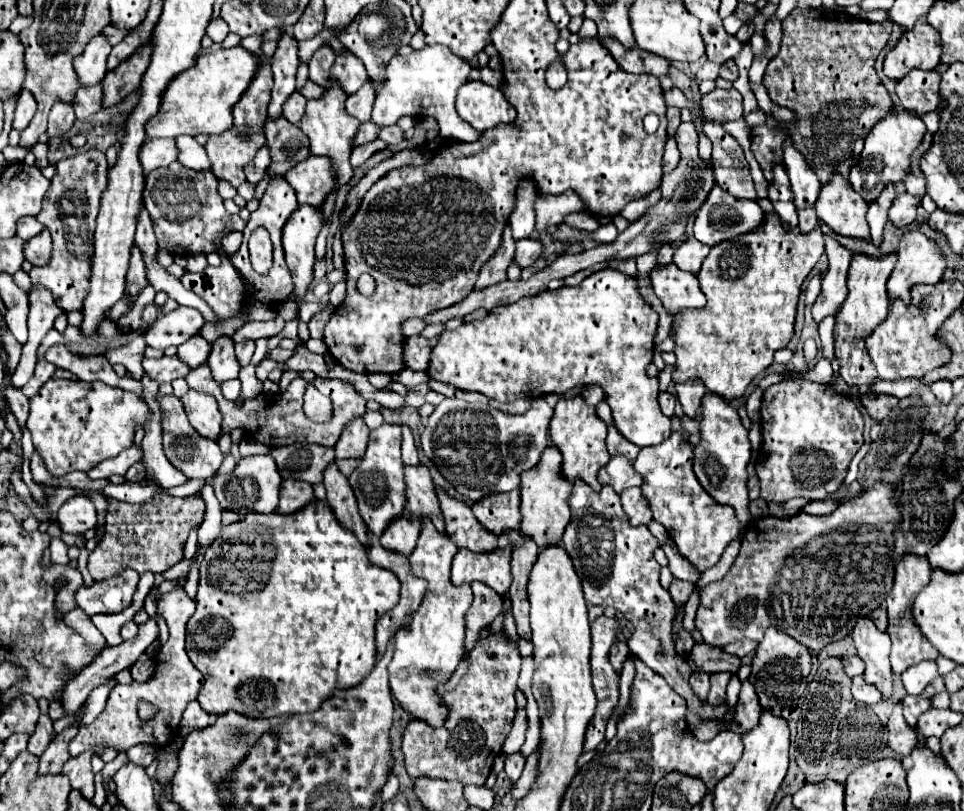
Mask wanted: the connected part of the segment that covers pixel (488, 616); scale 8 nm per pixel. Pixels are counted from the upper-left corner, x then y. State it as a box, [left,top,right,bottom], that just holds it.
[464,581,502,653]

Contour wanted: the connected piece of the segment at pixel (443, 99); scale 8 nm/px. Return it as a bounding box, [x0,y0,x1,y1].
[368,45,480,141]

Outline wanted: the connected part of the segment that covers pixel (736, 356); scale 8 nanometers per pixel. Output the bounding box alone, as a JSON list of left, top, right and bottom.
[672,213,824,399]

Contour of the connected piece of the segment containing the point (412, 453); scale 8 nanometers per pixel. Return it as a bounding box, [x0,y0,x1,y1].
[400,425,418,465]

